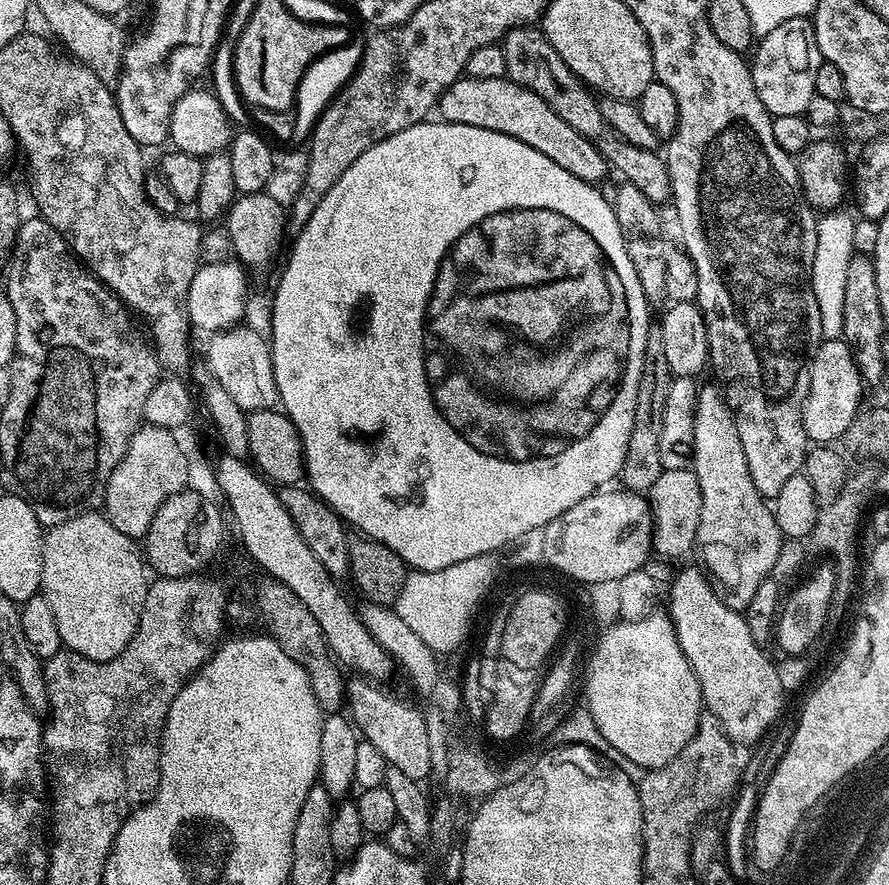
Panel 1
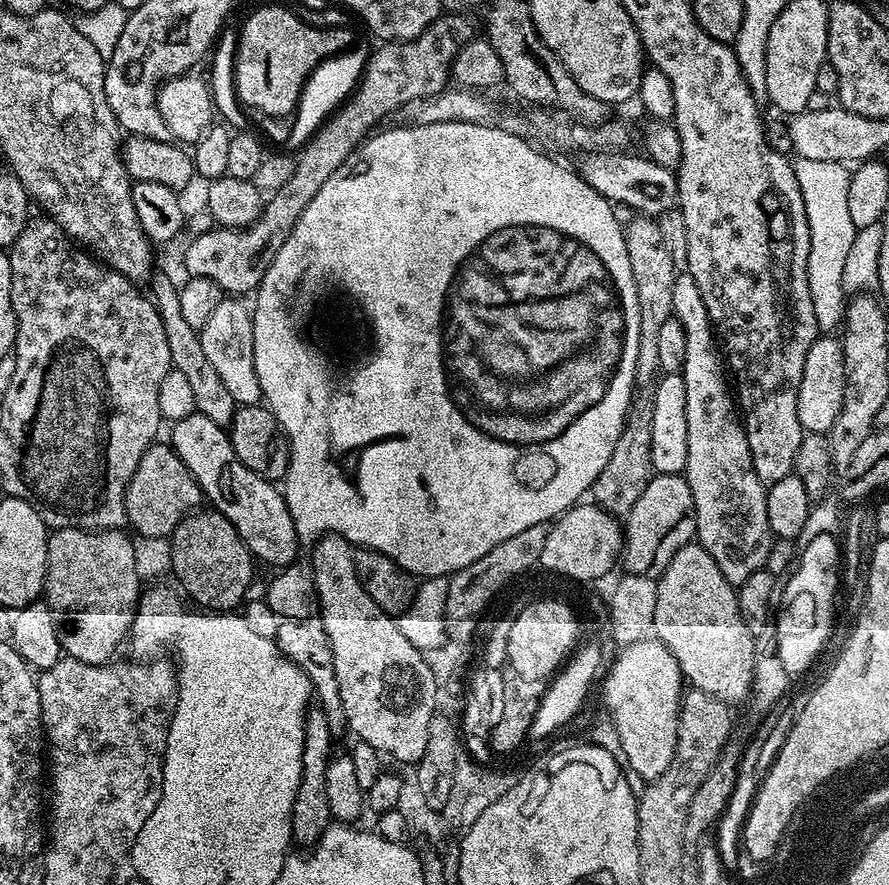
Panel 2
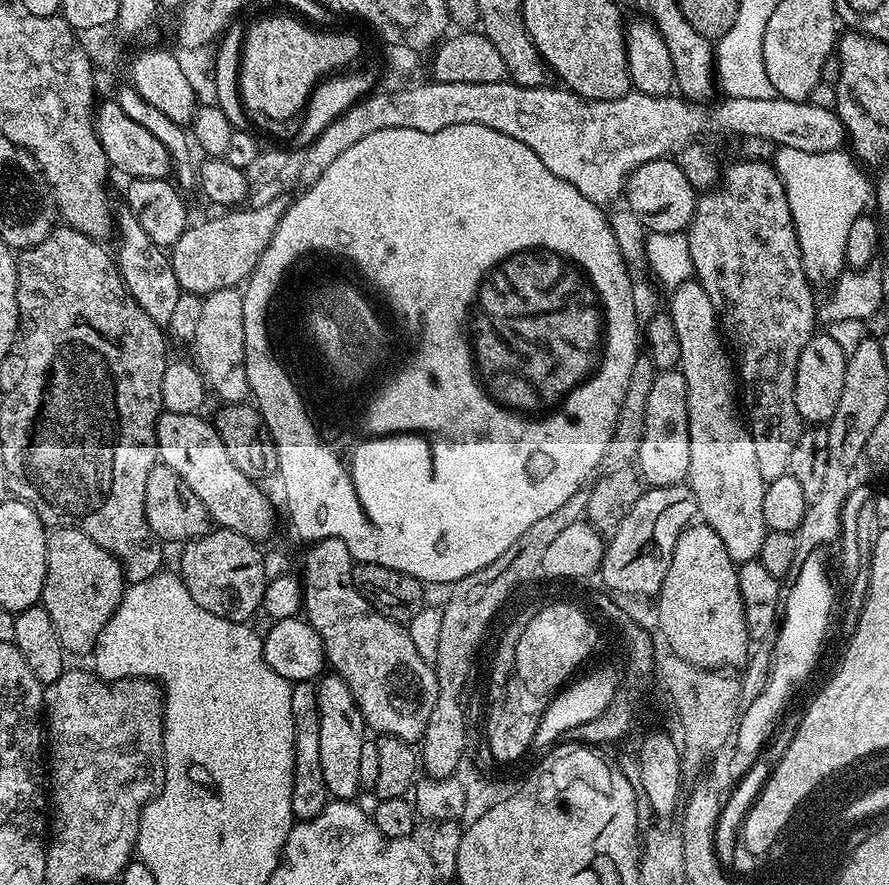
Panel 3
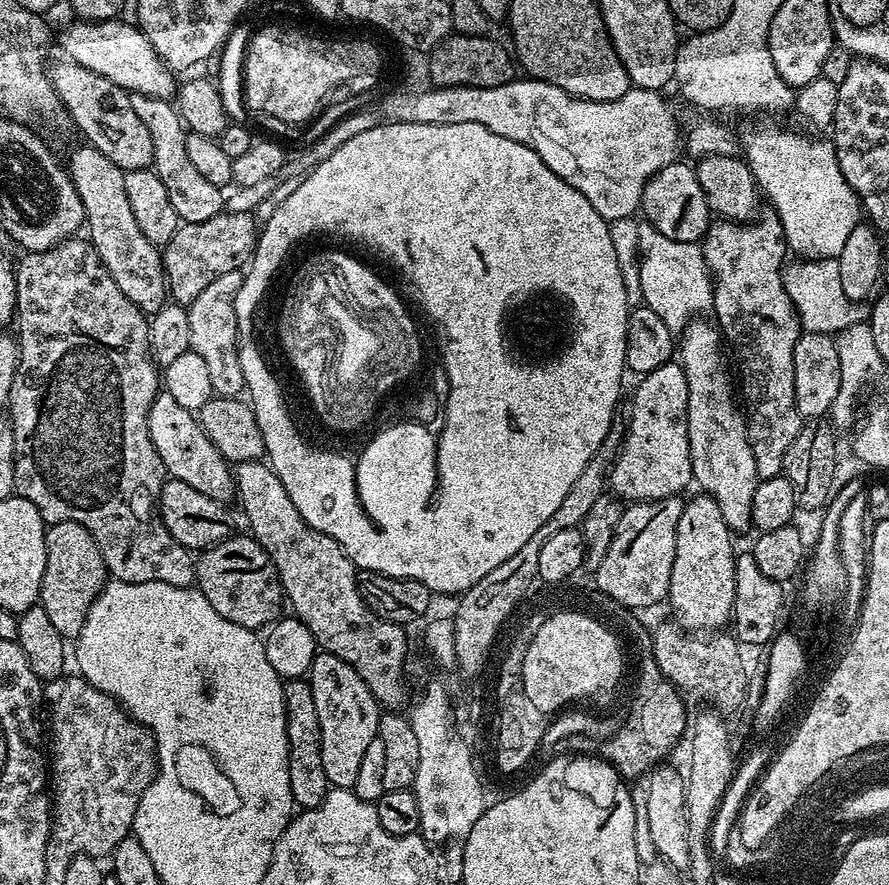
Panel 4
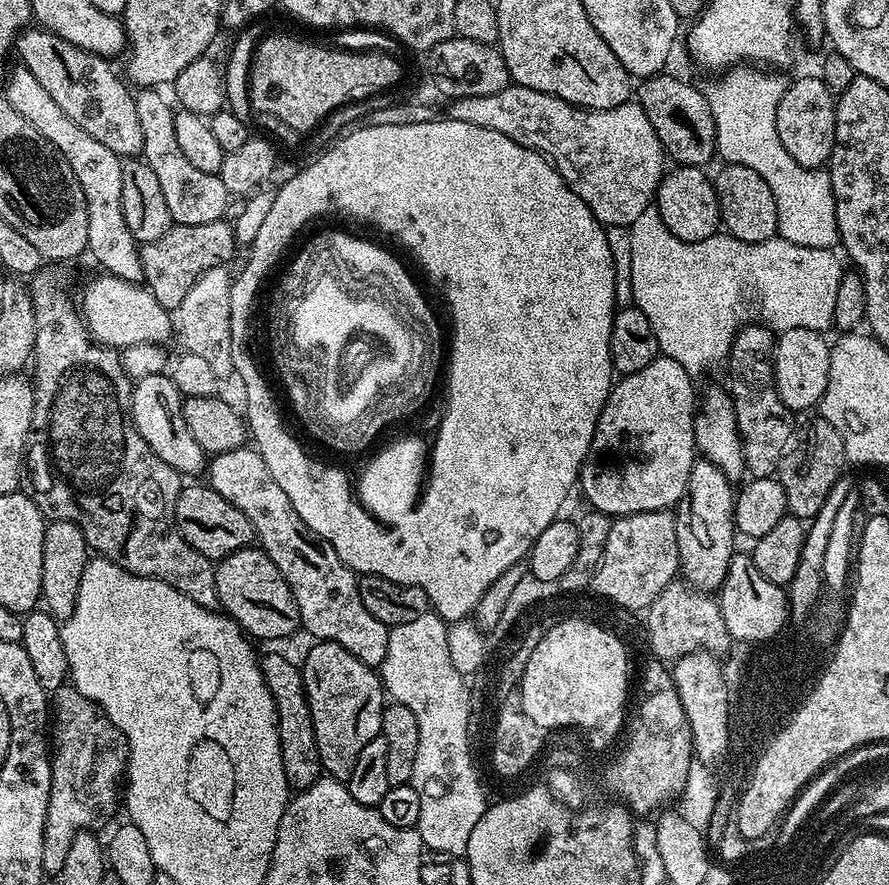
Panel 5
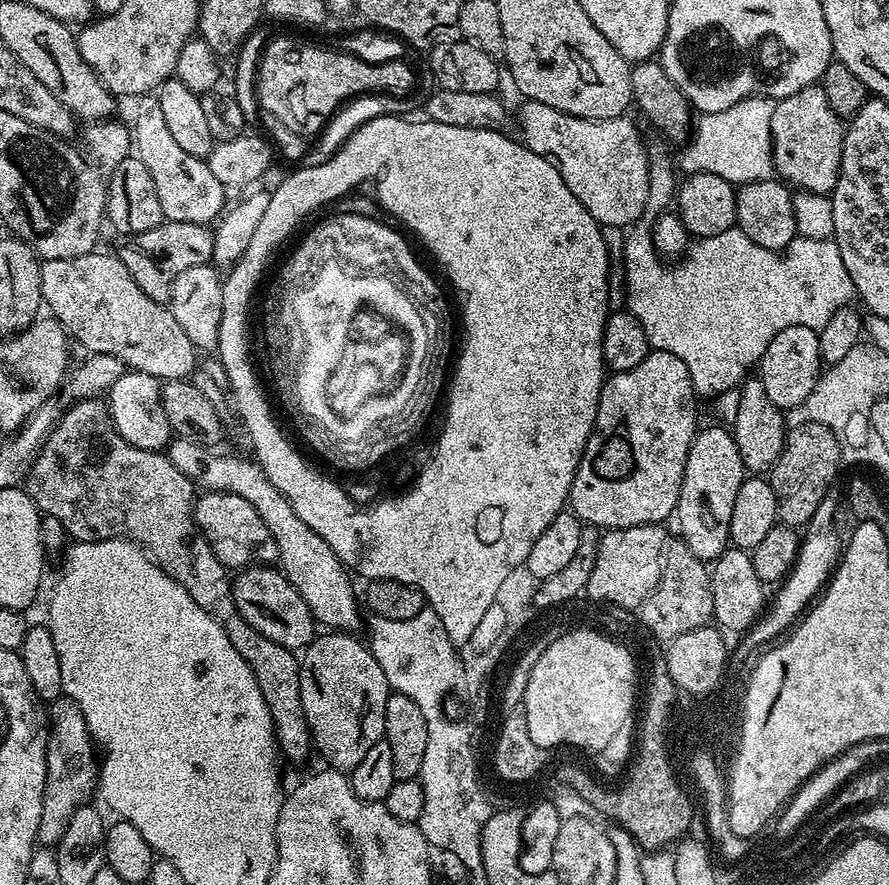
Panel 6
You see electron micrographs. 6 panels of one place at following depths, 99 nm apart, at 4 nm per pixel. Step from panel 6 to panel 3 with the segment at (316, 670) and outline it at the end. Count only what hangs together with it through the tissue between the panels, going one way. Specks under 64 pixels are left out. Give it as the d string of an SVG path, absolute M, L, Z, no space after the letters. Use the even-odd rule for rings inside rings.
M325 675L316 684L316 693L318 694L318 708L322 714L321 757L322 774L326 778L326 790L332 800L355 801L356 795L361 795L362 792L360 767L362 746L366 739L364 715L358 702L354 700L354 694L350 692L350 686L346 686L346 682L341 676Z

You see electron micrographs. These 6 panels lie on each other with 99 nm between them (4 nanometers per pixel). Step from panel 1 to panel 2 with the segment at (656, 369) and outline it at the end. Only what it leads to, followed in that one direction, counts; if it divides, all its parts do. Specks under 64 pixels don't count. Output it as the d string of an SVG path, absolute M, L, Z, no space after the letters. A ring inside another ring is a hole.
M637 395L628 408L628 416L624 420L624 429L614 446L614 454L610 454L610 462L602 466L602 474L592 484L591 499L604 511L617 518L627 517L628 511L642 498L642 490L646 490L652 481L654 469L650 458L650 430L654 426L654 406L651 395Z

